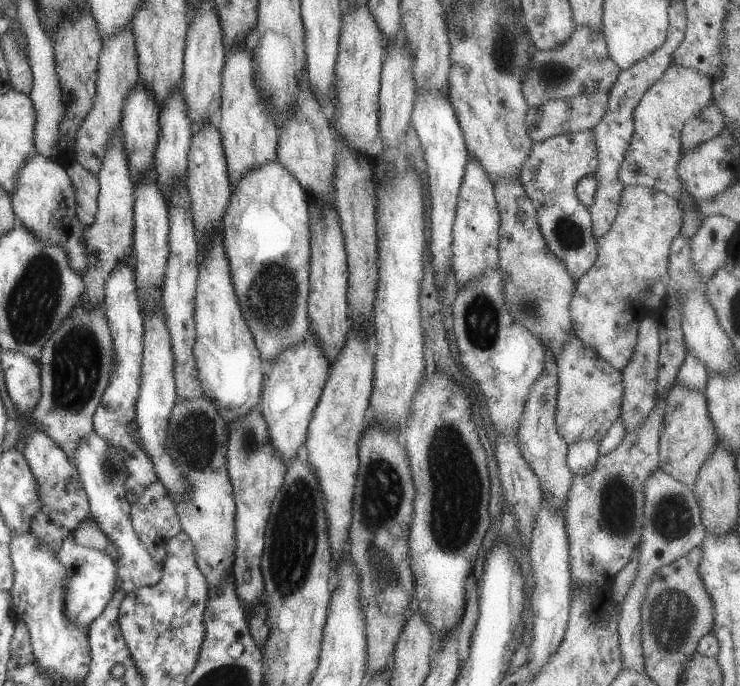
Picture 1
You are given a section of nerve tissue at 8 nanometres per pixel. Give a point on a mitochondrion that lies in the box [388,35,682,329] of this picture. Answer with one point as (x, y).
(569, 234)

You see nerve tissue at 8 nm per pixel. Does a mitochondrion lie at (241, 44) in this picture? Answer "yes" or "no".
no

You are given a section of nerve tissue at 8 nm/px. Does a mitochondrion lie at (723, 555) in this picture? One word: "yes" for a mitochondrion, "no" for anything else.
no

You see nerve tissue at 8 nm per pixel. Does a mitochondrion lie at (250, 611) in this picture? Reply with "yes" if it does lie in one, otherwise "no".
no

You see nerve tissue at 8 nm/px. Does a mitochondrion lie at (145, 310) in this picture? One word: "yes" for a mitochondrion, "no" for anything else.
no

